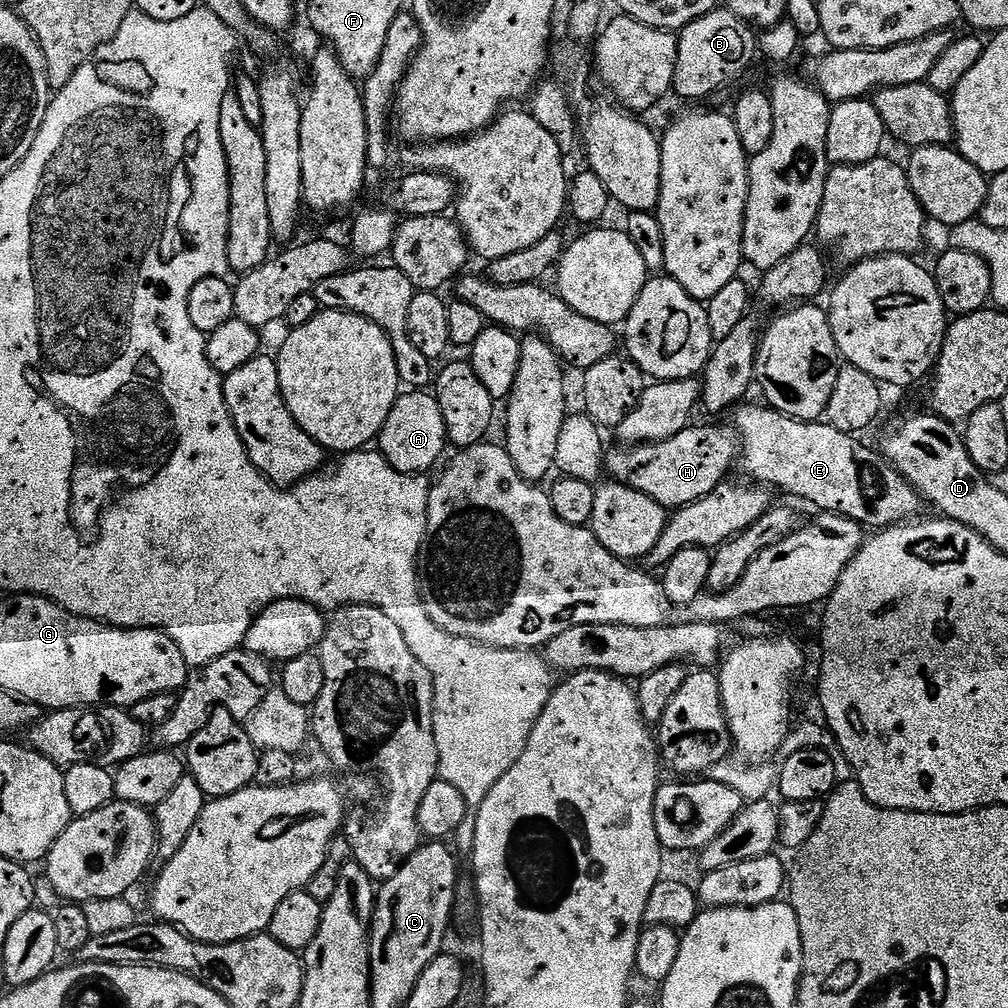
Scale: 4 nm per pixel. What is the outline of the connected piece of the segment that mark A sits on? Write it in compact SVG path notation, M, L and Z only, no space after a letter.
M408 390L396 399L378 437L378 451L394 466L394 470L409 474L428 474L440 460L444 448L449 447L446 434L446 418L442 418L442 406L428 390Z

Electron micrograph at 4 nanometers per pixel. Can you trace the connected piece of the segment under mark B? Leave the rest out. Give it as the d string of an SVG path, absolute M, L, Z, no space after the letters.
M723 6L681 28L672 92L684 100L700 100L738 79L751 66L752 55L758 52L758 40L755 35L752 37L752 32L749 25Z

